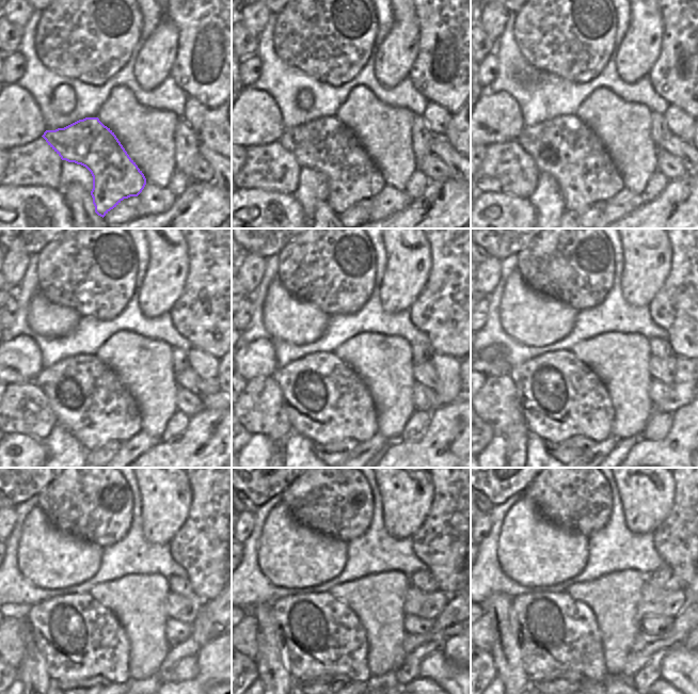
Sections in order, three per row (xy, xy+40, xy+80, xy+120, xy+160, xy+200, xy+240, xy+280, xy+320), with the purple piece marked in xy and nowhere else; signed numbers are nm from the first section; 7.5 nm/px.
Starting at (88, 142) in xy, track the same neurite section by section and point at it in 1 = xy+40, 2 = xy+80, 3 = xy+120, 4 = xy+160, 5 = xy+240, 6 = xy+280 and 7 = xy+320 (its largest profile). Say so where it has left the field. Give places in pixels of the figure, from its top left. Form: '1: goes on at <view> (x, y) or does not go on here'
1: goes on at xy+40 (327, 145)
2: goes on at xy+80 (565, 147)
3: goes on at xy+120 (88, 398)
4: goes on at xy+160 (326, 400)
5: goes on at xy+240 (79, 637)
6: goes on at xy+280 (319, 635)
7: goes on at xy+320 (557, 633)

